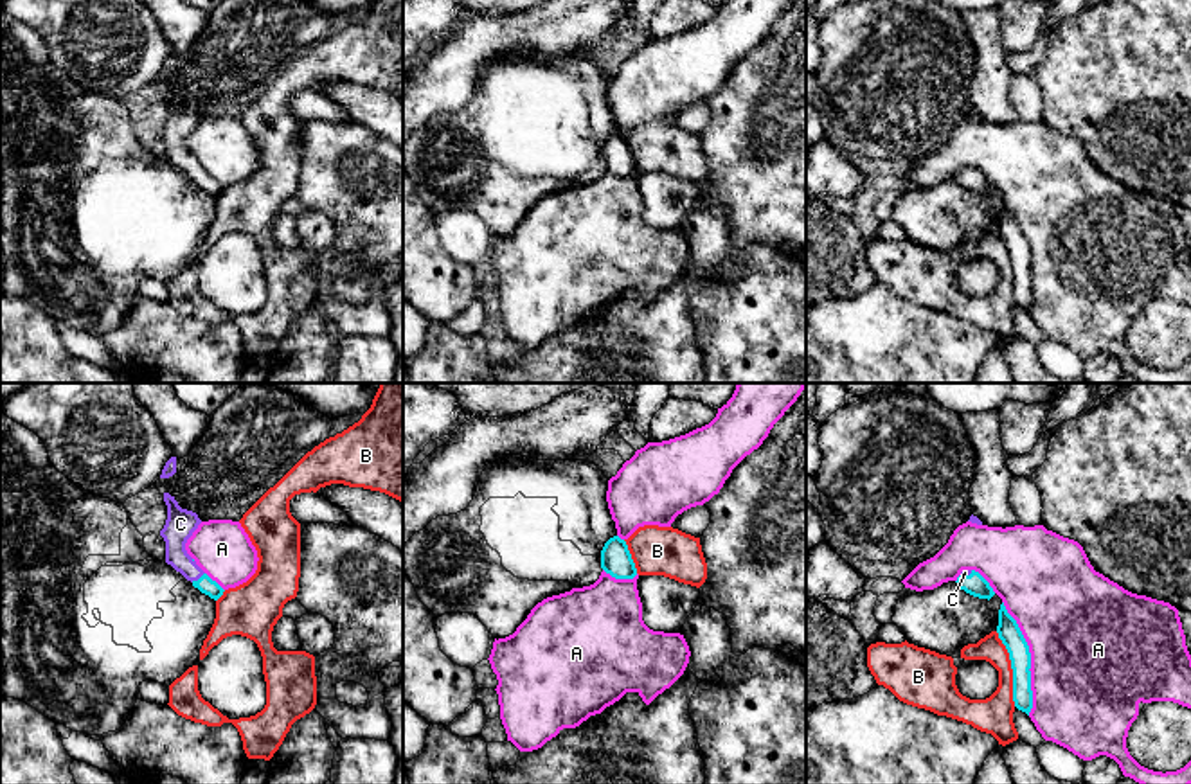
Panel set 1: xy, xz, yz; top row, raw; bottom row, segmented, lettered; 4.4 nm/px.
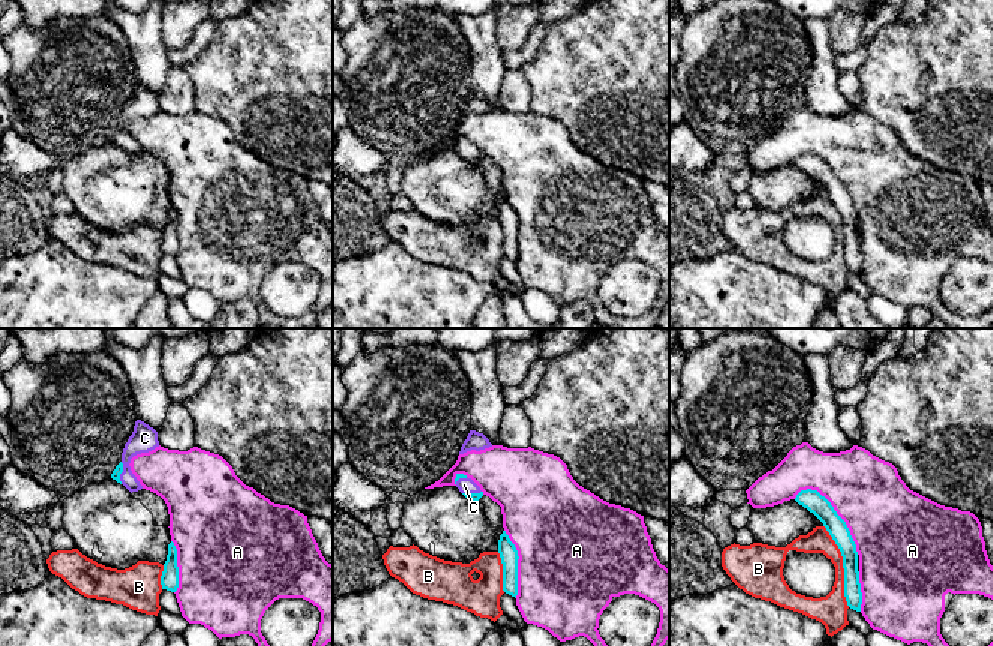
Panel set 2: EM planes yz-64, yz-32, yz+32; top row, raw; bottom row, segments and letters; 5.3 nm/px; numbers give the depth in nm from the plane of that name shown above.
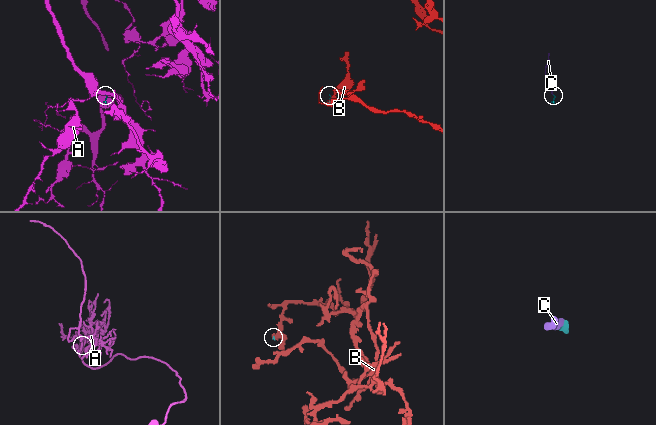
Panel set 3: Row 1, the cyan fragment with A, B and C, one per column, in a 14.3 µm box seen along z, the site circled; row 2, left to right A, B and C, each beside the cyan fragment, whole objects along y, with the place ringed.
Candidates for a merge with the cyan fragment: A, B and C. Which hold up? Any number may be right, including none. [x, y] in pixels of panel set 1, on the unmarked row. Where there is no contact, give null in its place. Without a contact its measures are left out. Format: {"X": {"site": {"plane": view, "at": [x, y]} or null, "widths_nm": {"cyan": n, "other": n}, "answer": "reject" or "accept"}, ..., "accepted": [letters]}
{"A": {"site": {"plane": "yz", "at": [1029, 256]}, "widths_nm": {"cyan": 100, "other": 500}, "answer": "reject"}, "B": {"site": {"plane": "yz", "at": [1011, 265]}, "widths_nm": {"cyan": 100, "other": 160}, "answer": "reject"}, "C": {"site": {"plane": "xy", "at": [198, 177]}, "widths_nm": {"cyan": 80, "other": 130}, "answer": "accept"}, "accepted": ["C"]}

